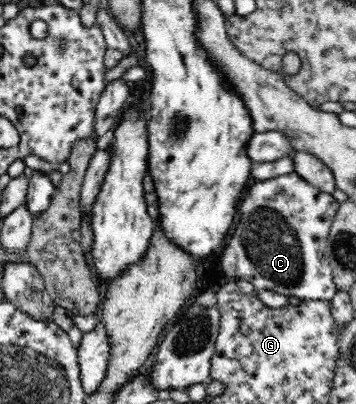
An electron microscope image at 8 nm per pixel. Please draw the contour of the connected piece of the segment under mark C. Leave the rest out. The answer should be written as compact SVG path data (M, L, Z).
M293 171L289 175L277 176L272 180L255 182L245 192L239 207L241 207L239 224L233 236L227 240L227 246L220 256L219 263L224 274L235 281L247 280L255 289L297 297L301 302L319 300L330 302L338 289L334 284L324 247L329 238L331 224L340 207L340 203L332 194L314 188Z

